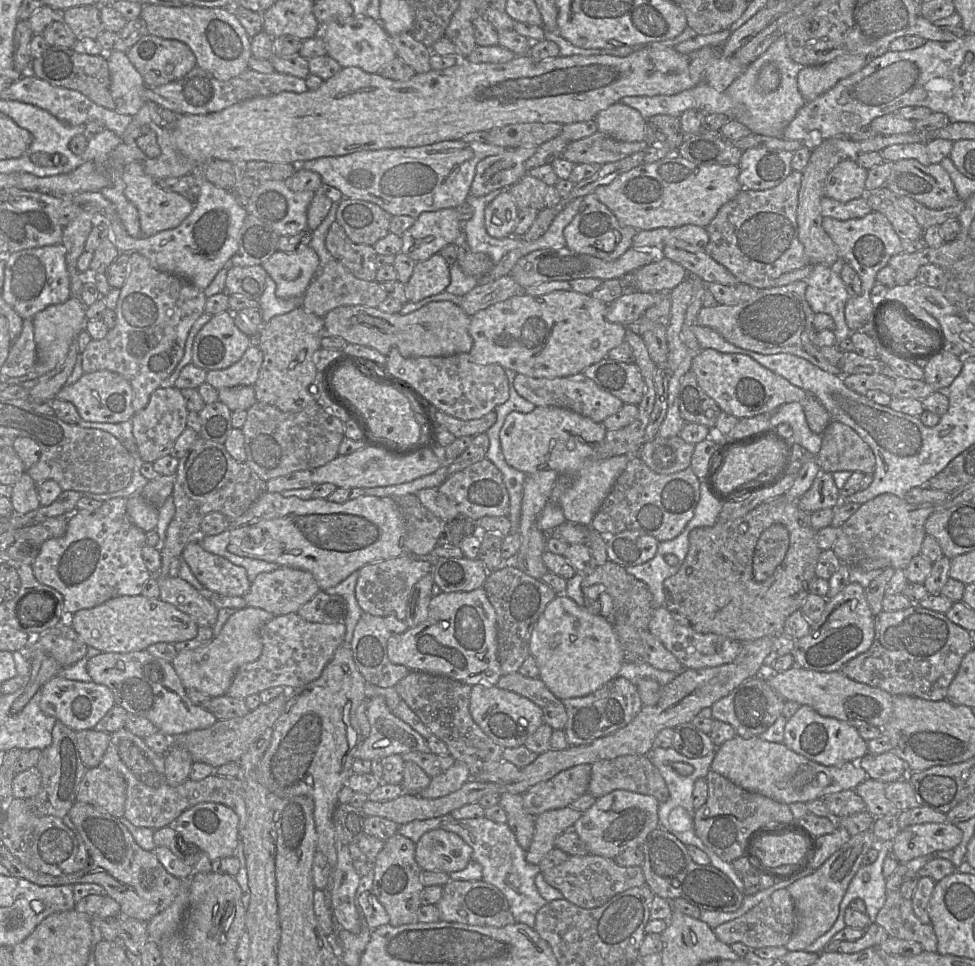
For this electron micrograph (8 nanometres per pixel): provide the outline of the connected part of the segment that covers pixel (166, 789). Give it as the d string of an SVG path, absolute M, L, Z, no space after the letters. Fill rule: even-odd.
M122 728L110 735L109 745L103 756L99 767L118 772L126 784L126 800L124 818L134 826L140 828L150 828L154 831L169 826L178 816L191 807L203 803L213 802L223 804L231 808L239 817L239 836L241 840L241 831L247 824L247 810L245 803L245 783L241 778L225 778L217 775L210 775L199 781L192 781L188 778L184 783L172 787L167 783L165 774L165 755L159 755L153 752L143 739L132 734L126 728Z

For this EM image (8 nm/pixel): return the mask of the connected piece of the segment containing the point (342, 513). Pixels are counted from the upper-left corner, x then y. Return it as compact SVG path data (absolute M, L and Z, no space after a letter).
M265 492L245 514L230 522L228 530L229 552L308 571L314 576L320 590L338 585L353 572L370 563L408 553L405 550L405 520L393 497L363 495L344 503L336 503L326 498L303 500L296 496L286 497L281 493Z

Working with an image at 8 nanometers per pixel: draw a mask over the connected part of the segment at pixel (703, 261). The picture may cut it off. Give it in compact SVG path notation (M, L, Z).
M664 244L661 248L661 255L680 264L689 276L700 278L707 284L715 282L727 286L740 283L738 279L723 265L716 262L705 251L691 253Z

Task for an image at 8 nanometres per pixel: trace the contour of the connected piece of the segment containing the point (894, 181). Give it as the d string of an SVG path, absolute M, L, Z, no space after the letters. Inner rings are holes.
M915 159L894 162L885 186L896 196L906 196L930 209L943 209L958 201L954 184L940 163L923 165Z

